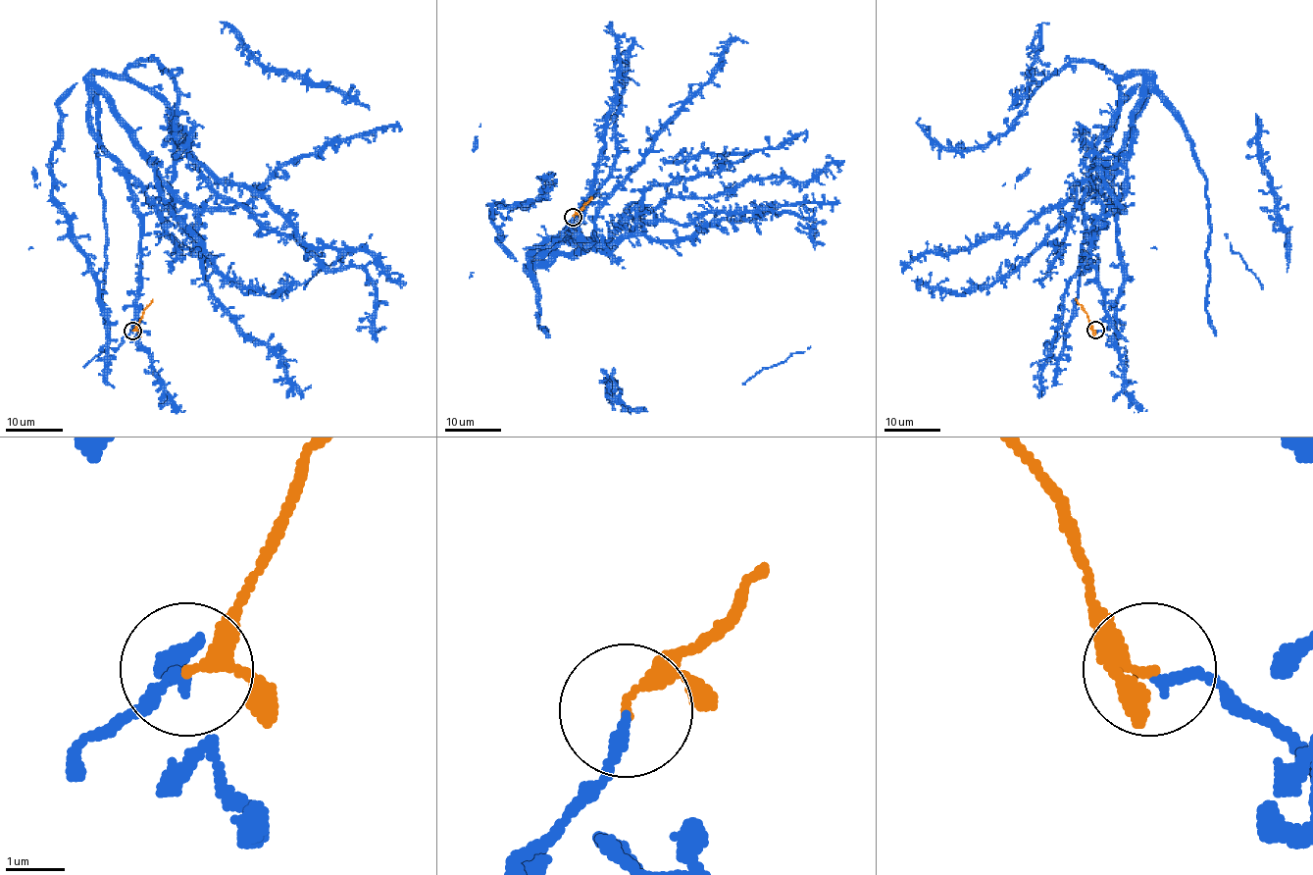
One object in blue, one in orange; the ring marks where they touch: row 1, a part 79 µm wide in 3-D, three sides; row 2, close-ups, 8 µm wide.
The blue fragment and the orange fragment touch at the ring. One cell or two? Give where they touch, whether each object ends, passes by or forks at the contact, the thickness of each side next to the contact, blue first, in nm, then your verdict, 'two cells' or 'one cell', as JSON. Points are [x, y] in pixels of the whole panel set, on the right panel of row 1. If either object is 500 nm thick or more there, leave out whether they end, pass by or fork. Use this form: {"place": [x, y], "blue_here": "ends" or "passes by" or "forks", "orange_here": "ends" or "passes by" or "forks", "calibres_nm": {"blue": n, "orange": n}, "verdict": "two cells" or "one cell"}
{"place": [1095, 330], "blue_here": "ends", "orange_here": "passes by", "calibres_nm": {"blue": 180, "orange": 180}, "verdict": "one cell"}

